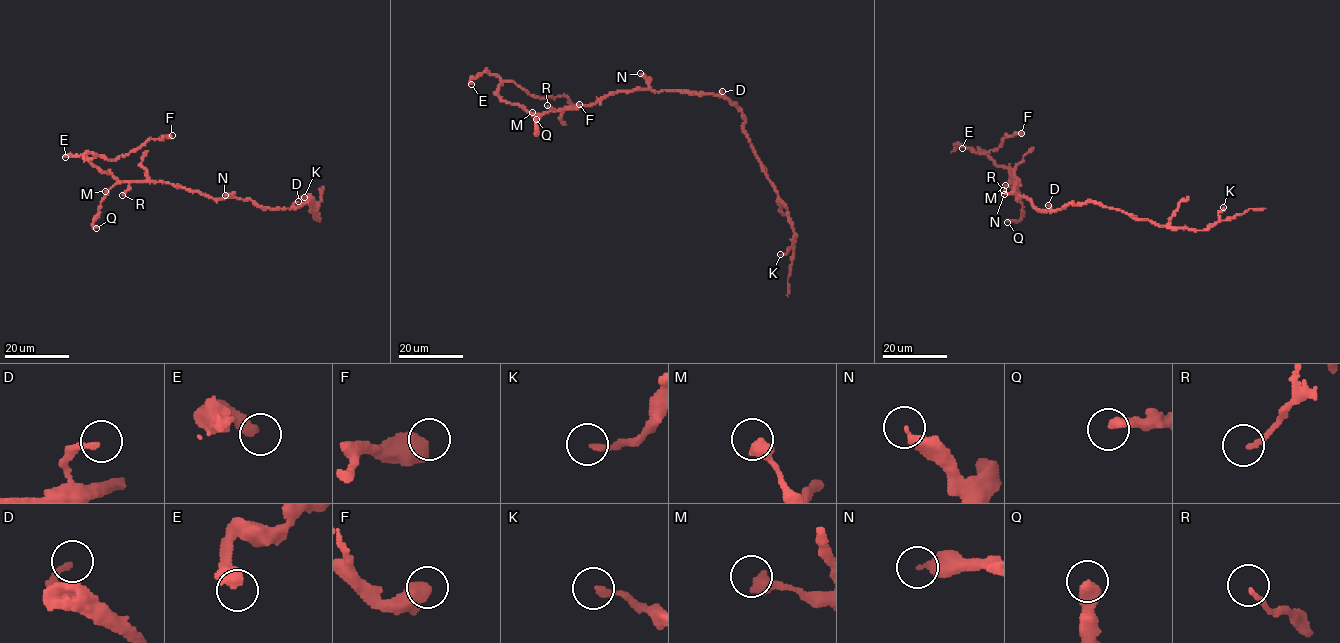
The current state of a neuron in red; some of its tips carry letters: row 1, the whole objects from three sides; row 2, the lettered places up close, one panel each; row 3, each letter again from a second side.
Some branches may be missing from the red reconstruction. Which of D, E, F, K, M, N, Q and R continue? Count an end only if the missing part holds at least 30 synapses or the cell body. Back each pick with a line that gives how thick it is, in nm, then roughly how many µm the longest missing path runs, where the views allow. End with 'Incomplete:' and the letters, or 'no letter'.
Incomplete: no letter

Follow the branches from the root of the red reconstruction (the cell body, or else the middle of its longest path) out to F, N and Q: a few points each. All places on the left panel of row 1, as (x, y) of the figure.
F: (242, 199), (211, 198), (171, 183), (120, 182), (88, 159), (103, 156), (117, 159), (146, 141), (172, 135)
N: (242, 199), (225, 195)
Q: (242, 199), (211, 198), (171, 183), (119, 182), (101, 202), (93, 222), (96, 228)

